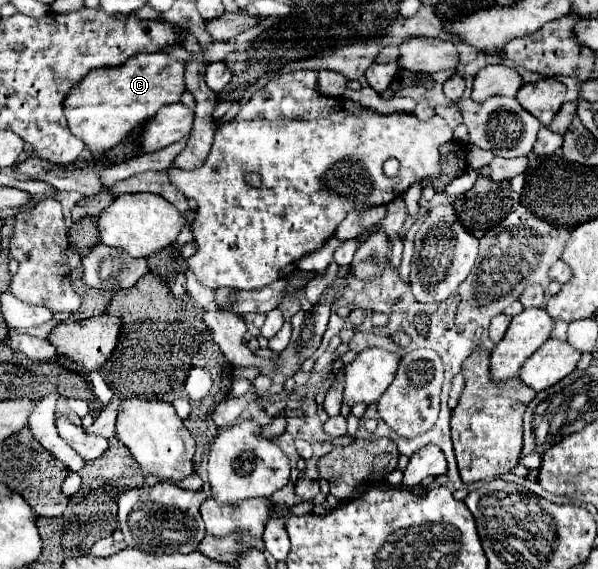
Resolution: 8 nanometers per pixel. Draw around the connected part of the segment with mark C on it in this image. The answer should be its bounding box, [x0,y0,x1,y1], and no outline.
[64,52,184,152]

